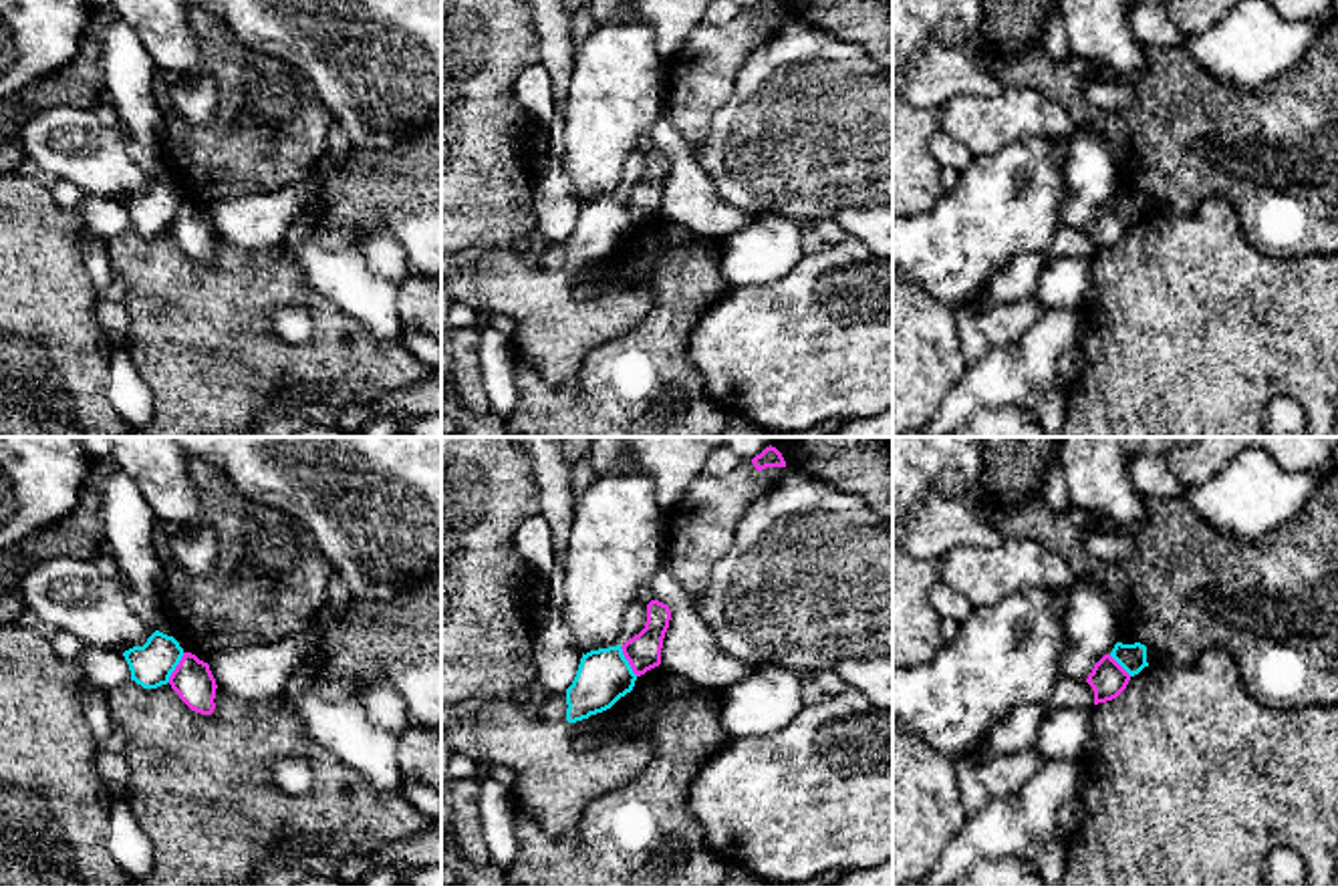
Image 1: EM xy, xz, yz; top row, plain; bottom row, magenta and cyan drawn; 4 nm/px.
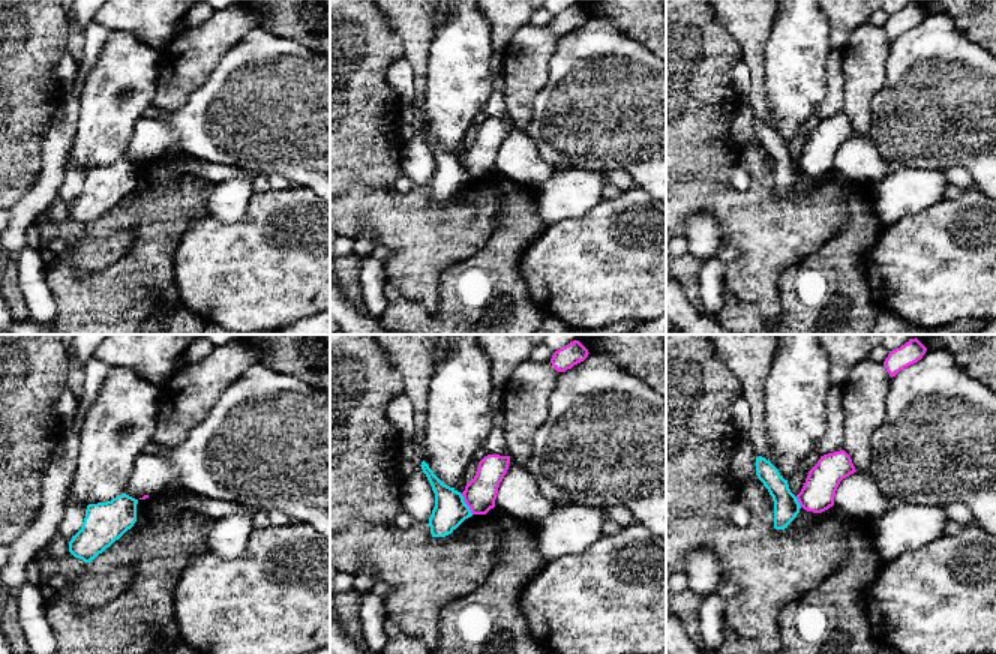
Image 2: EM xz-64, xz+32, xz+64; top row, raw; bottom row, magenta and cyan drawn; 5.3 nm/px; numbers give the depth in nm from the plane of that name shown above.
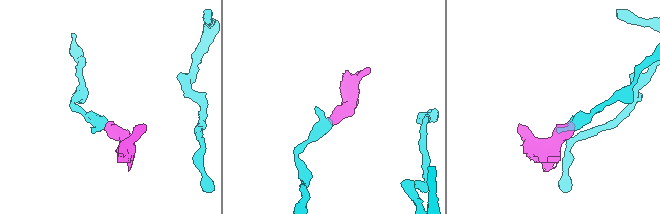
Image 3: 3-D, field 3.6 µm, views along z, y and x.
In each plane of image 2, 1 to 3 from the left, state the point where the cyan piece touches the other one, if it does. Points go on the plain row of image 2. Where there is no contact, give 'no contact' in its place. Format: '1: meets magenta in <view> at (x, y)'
1: no contact
2: meets magenta in xz+32 at (465, 167)
3: meets magenta in xz+64 at (798, 165)

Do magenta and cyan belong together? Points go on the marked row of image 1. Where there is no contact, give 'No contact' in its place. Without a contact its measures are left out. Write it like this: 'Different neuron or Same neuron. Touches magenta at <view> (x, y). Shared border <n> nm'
Different neuron. Touches magenta at xy (176, 667). Shared border 140 nm

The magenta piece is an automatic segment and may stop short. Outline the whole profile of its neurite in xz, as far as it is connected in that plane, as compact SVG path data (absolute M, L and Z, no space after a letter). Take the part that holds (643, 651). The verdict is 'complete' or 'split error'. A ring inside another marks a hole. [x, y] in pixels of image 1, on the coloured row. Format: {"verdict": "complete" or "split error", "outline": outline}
{"verdict": "complete", "outline": "M651 600L647 604L645 628L621 646L637 677L661 664L661 648L669 620L669 606L659 600Z"}

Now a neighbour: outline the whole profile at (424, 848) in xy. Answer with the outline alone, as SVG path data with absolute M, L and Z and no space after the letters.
M431 820L425 830L395 840L371 856L351 856L337 876L347 884L355 884L361 876L383 868L409 872L435 864L441 864L441 820Z

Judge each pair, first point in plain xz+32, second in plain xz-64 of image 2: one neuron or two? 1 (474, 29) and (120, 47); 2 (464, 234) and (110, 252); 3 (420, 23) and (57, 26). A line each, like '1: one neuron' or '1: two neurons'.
1: one neuron
2: one neuron
3: two neurons

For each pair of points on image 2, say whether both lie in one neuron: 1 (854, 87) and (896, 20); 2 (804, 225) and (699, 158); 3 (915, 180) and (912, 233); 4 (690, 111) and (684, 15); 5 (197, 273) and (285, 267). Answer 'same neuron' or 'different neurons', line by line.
1: different neurons
2: different neurons
3: different neurons
4: same neuron
5: same neuron

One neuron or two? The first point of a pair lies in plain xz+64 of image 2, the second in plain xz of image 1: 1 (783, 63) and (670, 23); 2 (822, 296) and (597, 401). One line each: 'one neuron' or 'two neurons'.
1: two neurons
2: one neuron

